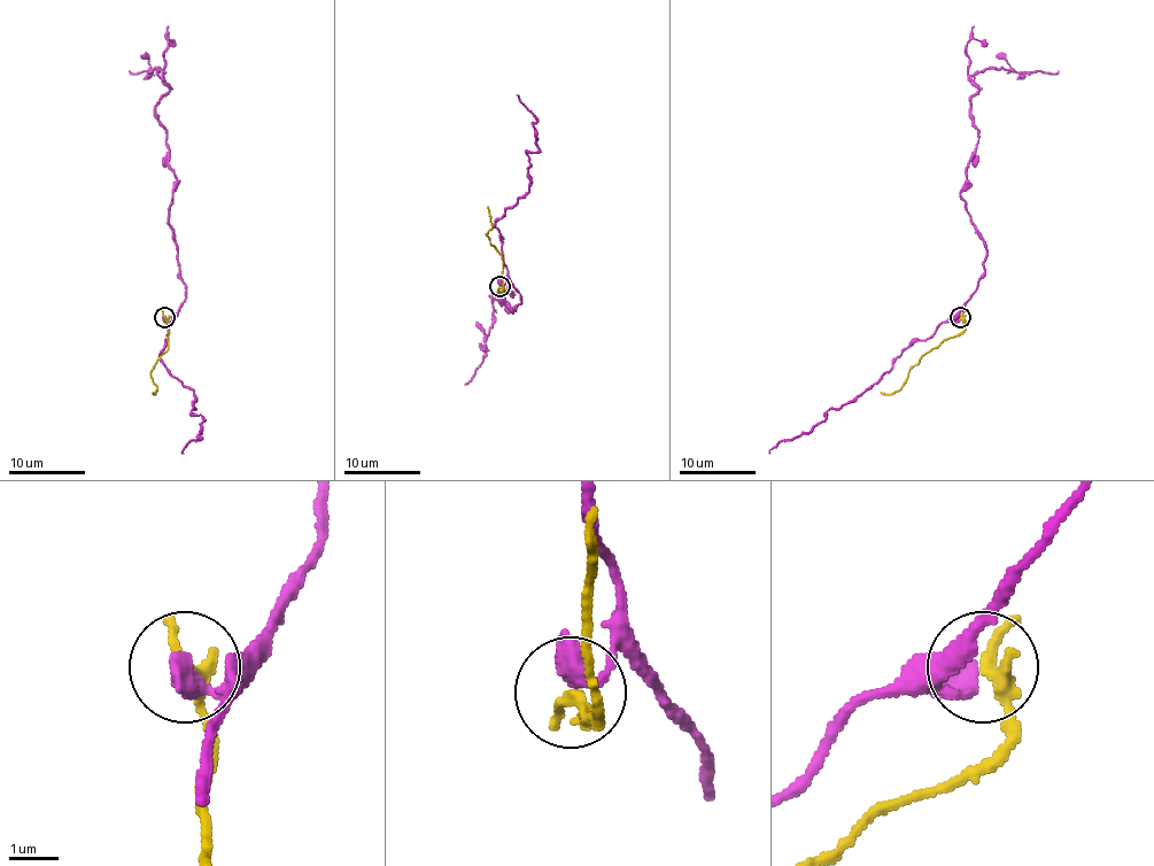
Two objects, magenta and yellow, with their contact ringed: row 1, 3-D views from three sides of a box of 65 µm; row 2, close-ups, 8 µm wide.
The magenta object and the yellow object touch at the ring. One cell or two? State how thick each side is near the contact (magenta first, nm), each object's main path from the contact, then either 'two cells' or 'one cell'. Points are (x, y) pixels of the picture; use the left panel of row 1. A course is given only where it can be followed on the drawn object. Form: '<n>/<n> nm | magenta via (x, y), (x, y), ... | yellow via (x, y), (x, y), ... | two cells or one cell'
550/240 nm | magenta via (164, 317), (172, 319), (186, 290), (169, 223), (175, 171), (155, 111), (169, 90), (157, 69), (129, 70) | yellow via (164, 317), (169, 325), (167, 349), (152, 371), (152, 380), (157, 386), (152, 392) | two cells

